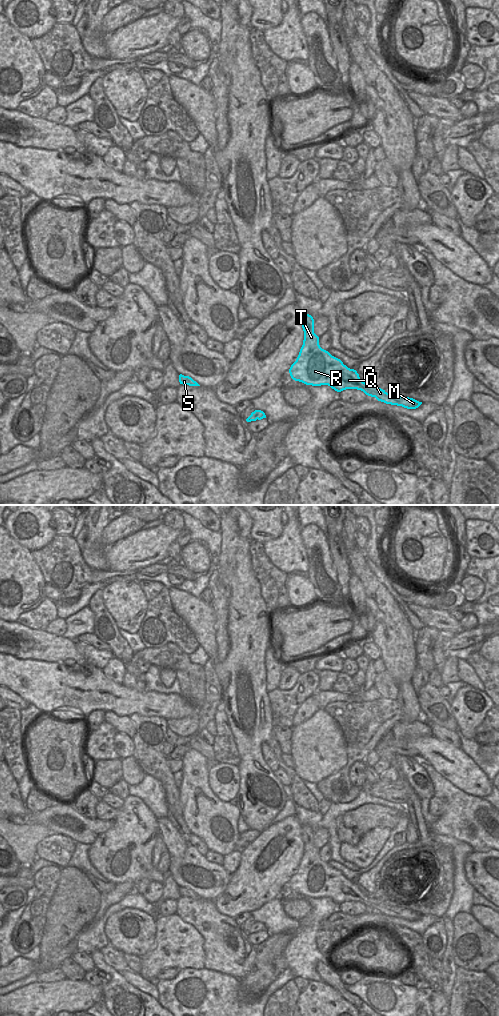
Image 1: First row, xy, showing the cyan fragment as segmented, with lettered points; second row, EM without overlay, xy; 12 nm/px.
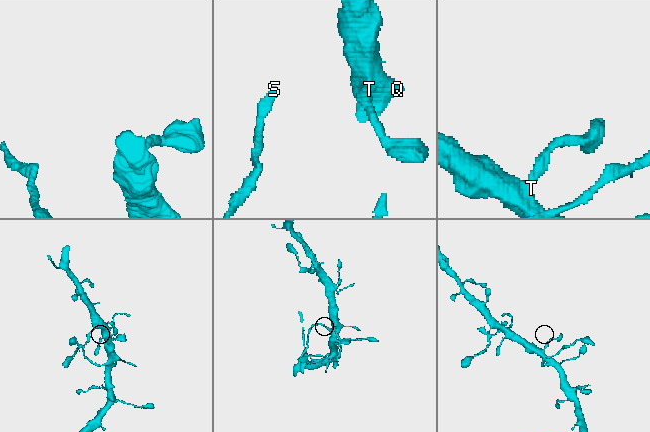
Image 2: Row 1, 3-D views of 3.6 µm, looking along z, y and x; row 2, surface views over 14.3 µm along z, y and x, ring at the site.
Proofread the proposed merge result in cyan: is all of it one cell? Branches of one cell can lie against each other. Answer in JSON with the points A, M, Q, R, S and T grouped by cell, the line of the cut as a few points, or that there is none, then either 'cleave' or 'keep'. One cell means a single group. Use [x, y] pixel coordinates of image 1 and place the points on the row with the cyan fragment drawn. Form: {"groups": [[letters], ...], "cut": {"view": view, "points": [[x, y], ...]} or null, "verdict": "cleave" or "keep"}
{"groups": [["A", "M", "Q", "R", "T"], ["S"]], "cut": {"view": "xy", "points": [[254, 411], [257, 418]]}, "verdict": "cleave"}

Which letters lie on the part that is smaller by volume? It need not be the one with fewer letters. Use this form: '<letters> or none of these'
S

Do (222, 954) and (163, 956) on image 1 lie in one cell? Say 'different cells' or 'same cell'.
different cells

